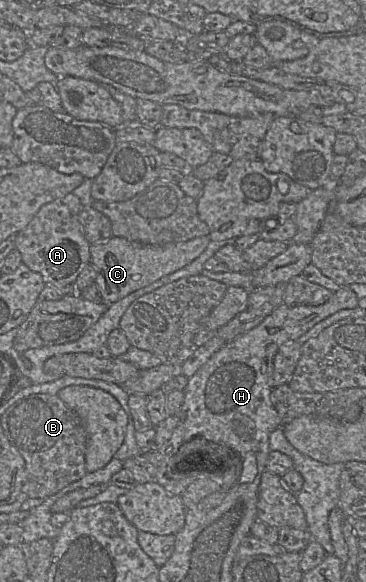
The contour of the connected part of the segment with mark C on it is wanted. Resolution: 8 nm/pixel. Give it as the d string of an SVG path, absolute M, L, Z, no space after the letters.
M111 236L104 242L90 246L90 263L96 268L95 284L103 301L112 304L128 294L146 287L193 262L207 248L209 236L199 236L184 242L147 245L123 237Z

